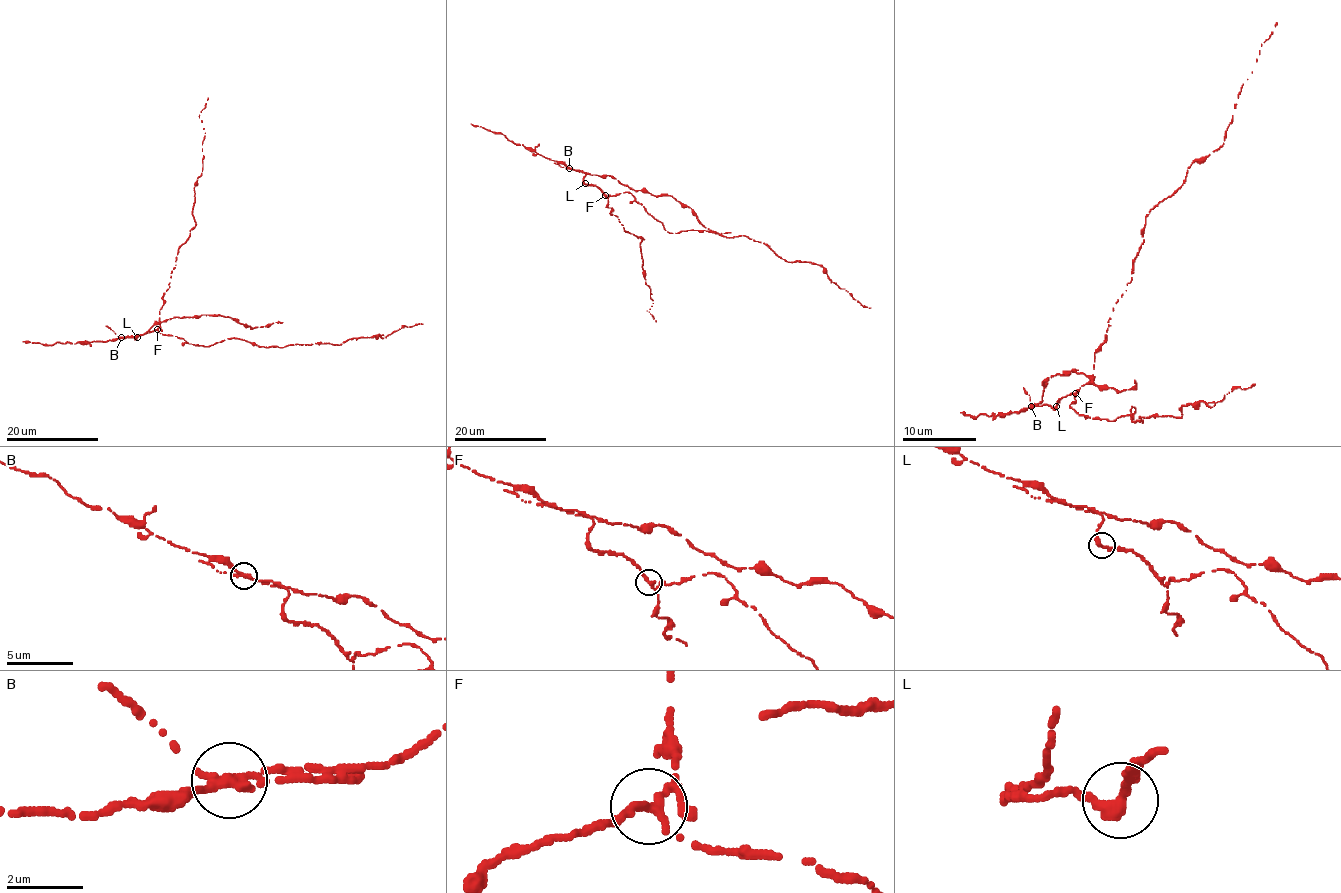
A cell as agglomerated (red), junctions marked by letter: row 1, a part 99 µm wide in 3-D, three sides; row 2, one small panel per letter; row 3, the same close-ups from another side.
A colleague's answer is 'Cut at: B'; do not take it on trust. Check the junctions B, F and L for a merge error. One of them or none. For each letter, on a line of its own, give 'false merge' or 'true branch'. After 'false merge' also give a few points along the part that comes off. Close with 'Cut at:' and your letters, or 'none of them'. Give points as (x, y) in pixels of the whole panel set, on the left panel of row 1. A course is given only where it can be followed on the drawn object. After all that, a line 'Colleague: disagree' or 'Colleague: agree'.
B: false merge; course (122, 337), (144, 334), (154, 325), (175, 317), (223, 315), (255, 328), (283, 322)
F: true branch
L: true branch
Cut at: B
Colleague: agree

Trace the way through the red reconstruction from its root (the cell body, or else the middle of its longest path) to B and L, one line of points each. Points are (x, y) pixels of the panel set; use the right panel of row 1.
B: (1075, 403), (1075, 395), (1069, 393), (1054, 406), (1032, 406)
L: (1075, 403), (1075, 395), (1069, 393), (1062, 397), (1056, 406)

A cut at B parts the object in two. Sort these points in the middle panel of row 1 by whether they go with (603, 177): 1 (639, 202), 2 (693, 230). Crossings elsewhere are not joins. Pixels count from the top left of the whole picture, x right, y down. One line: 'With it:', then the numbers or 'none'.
With it: none

